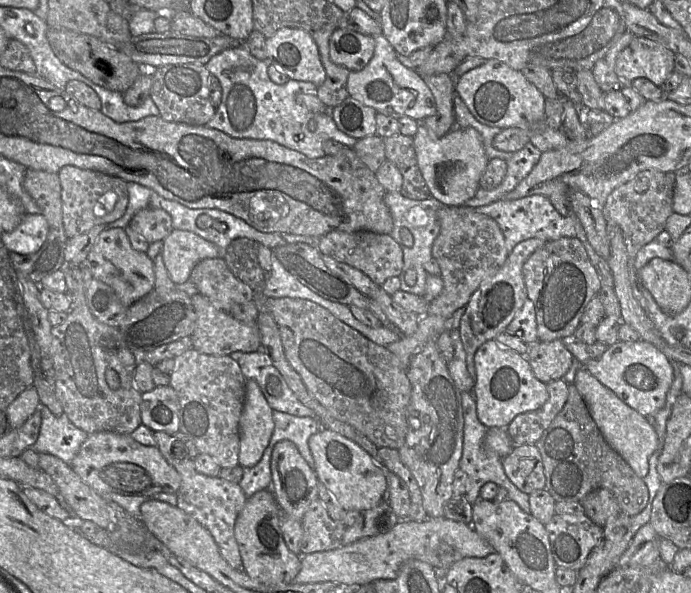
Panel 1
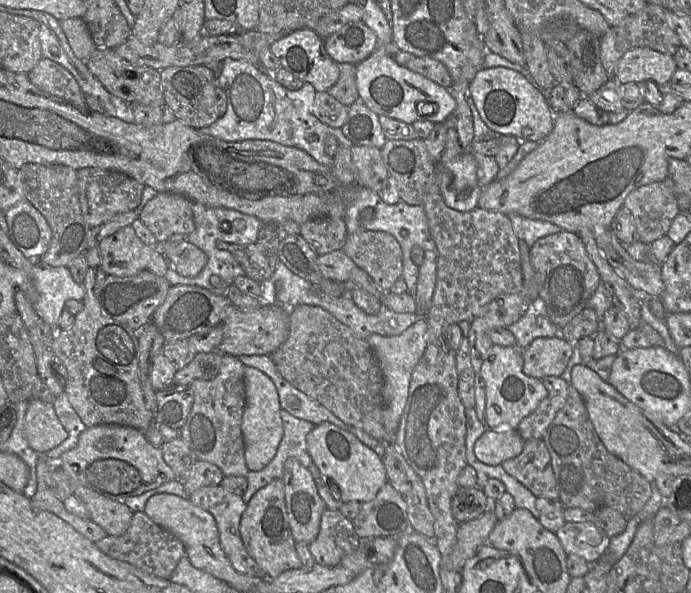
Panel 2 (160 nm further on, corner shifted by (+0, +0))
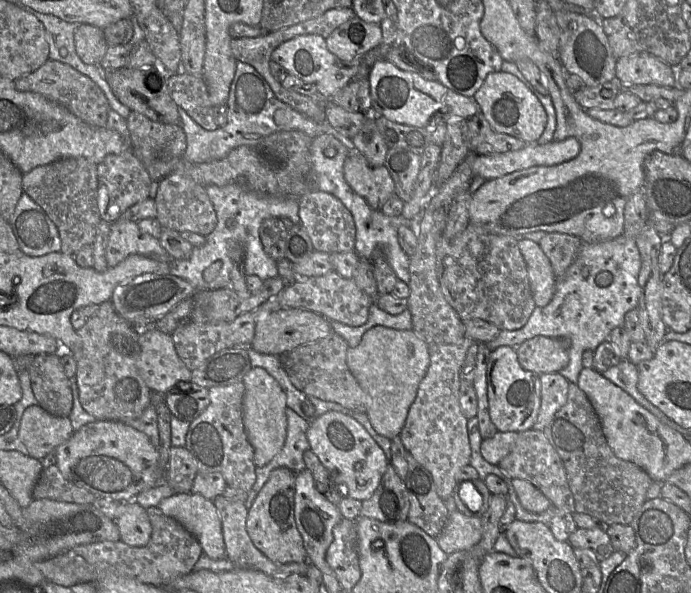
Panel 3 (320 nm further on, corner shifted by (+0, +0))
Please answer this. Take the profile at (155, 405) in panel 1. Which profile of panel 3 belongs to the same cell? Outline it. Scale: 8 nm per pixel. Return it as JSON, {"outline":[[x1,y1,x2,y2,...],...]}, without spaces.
{"outline":[[179,382,164,395,164,401,172,416,181,421,192,422,209,405,207,388,190,382]]}

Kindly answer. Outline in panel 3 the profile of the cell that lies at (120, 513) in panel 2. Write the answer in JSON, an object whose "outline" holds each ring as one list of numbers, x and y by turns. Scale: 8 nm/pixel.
{"outline":[[134,500,120,504,114,522,118,526,120,540,127,545,142,547,150,541,152,526,146,509]]}

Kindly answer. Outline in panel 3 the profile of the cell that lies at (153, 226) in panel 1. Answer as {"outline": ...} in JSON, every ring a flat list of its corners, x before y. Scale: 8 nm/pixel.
{"outline":[[171,173,161,179,154,200,157,208,156,220,162,228,175,230,179,233,193,232,206,237,213,232,217,225,216,211,205,187,187,175]]}

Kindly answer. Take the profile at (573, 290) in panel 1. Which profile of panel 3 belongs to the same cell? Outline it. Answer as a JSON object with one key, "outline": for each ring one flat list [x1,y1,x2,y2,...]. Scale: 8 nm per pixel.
{"outline":[[549,232,538,244,548,257,557,280,565,275,568,267,575,260,583,241,574,235]]}

